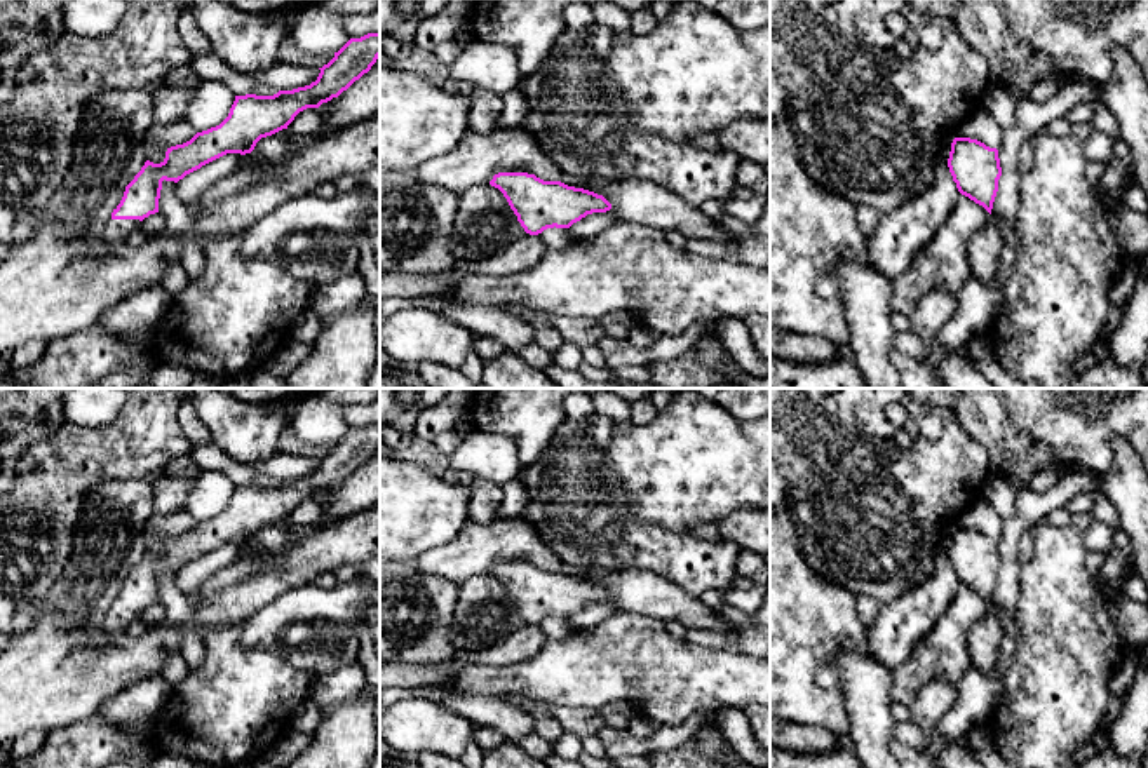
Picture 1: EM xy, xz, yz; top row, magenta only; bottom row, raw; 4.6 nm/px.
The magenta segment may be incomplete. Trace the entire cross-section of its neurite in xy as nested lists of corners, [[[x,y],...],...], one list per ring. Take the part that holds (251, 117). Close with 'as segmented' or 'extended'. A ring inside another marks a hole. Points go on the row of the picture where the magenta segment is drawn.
[[[380,33],[350,38],[324,64],[315,82],[273,96],[235,96],[228,117],[216,127],[197,132],[190,141],[167,148],[160,164],[145,162],[125,186],[120,204],[105,226],[105,244],[124,244],[132,230],[150,214],[159,212],[162,181],[178,183],[186,174],[226,153],[251,153],[261,138],[272,136],[307,108],[338,98],[371,70],[380,57]]]; extended

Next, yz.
[[[955,138],[948,167],[958,192],[991,214],[1002,176],[998,150],[977,139]]]; as segmented

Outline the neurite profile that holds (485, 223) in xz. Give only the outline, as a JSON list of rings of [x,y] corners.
[[[490,183],[460,193],[453,221],[453,256],[477,261],[496,256],[526,235],[503,193]]]

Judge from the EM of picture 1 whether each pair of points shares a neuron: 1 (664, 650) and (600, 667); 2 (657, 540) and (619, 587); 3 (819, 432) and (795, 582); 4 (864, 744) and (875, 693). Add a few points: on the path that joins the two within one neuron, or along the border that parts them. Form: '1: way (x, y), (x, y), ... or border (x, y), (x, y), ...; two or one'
1: way (648, 659), (615, 660); one
2: border (608, 572), (650, 570), (673, 580); two
3: border (788, 498), (803, 542), (803, 558), (817, 575); two
4: way (870, 732), (870, 706); one

